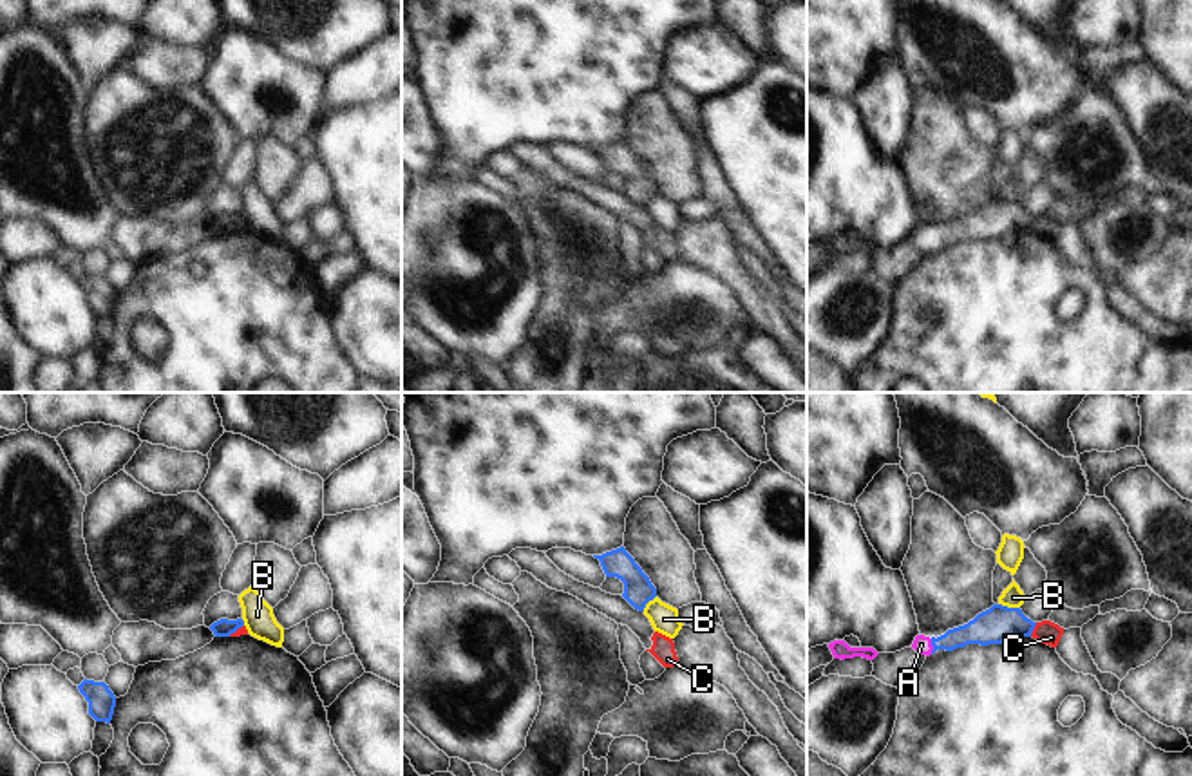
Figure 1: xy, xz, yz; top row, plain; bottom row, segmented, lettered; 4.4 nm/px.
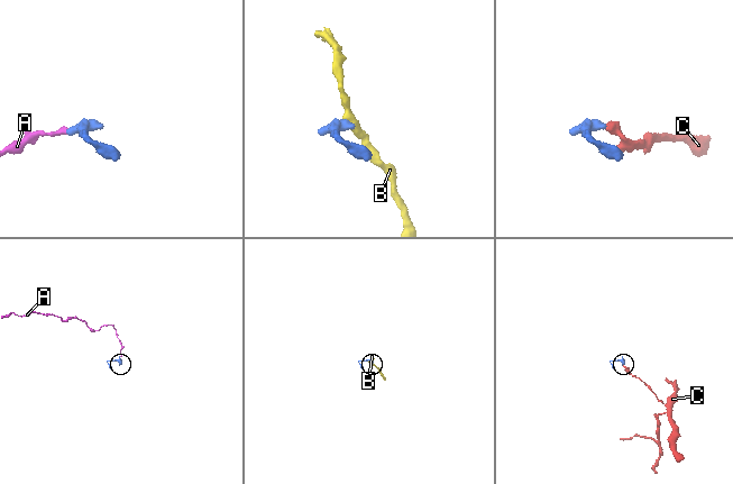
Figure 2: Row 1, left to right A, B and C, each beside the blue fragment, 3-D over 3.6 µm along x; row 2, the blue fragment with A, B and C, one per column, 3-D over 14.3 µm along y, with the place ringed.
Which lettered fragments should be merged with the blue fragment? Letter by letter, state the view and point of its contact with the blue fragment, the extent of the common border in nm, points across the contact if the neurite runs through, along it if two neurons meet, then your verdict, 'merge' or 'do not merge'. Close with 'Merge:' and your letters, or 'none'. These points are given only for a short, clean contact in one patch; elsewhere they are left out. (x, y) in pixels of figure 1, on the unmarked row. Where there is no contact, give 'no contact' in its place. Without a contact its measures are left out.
A: yz (932, 239) | 70 nm | across yz (984, 225), (932, 239), (921, 239) | merge
B: yz (1010, 203) | 100 nm | along yz (999, 198), (1019, 203) | do not merge
C: yz (1033, 223) | 70 nm | along yz (1037, 217), (1030, 230) | do not merge
Merge: A

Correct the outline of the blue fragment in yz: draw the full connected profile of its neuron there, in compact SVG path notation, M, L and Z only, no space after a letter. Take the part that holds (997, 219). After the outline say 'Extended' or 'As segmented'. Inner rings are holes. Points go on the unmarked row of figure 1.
M993 199L964 221L948 224L941 232L917 230L912 242L921 250L933 250L937 244L953 246L968 239L1002 239L1018 232L1031 232L1036 217L1027 213L1020 203Z. Extended.

